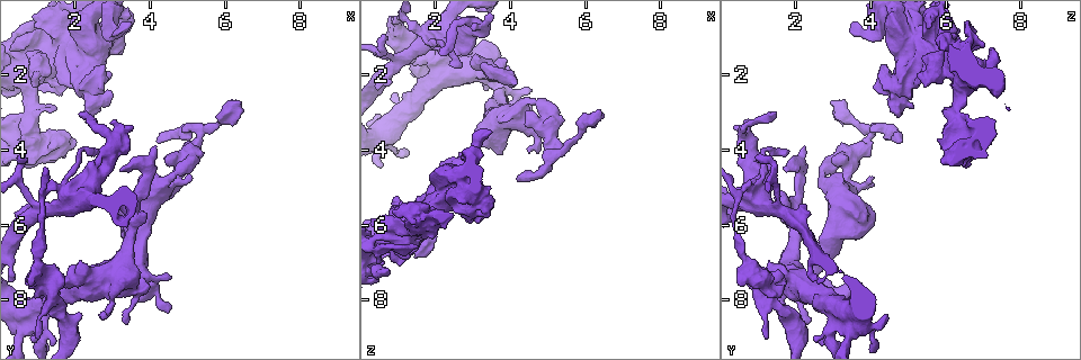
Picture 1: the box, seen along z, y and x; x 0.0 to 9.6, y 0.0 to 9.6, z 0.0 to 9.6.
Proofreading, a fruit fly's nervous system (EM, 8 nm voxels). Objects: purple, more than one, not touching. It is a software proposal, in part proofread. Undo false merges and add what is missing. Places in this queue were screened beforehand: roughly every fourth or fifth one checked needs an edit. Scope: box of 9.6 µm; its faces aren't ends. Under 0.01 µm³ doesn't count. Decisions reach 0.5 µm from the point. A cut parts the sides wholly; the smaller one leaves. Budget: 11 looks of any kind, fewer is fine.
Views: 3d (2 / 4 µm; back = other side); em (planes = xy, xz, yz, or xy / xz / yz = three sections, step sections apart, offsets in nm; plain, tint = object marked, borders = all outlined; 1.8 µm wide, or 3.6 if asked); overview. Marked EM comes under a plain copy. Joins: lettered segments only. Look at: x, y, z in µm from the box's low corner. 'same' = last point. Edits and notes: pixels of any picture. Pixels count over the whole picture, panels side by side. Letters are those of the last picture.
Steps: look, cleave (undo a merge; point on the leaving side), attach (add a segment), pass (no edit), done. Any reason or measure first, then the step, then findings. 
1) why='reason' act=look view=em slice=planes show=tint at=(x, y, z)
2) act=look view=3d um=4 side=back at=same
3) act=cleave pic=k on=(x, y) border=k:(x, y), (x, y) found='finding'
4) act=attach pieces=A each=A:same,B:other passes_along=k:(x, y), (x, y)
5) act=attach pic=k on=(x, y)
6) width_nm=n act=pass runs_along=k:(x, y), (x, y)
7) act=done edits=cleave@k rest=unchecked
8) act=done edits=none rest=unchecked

why='sharp bend' act=look view=3d um=4 at=(1.70, 0.60, 6.10)

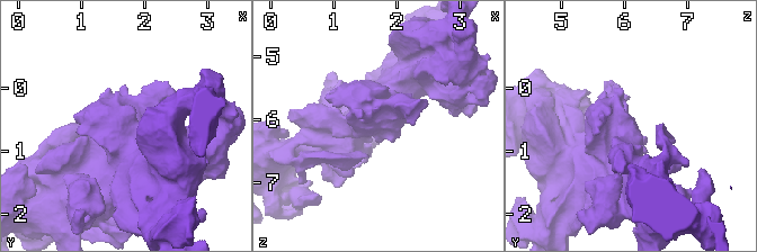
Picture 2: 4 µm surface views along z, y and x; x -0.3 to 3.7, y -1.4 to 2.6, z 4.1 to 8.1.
act=look view=em um=3.6 slice=xz step=16 show=tint at=(1.70, 0.60, 6.05)

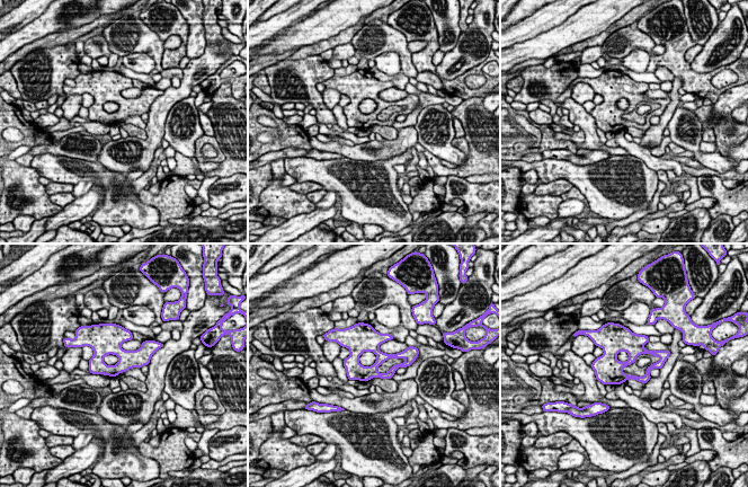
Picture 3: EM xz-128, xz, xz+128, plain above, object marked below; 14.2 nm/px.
why='cut it another way' act=look view=em um=3.6 slice=planes show=borders at=same

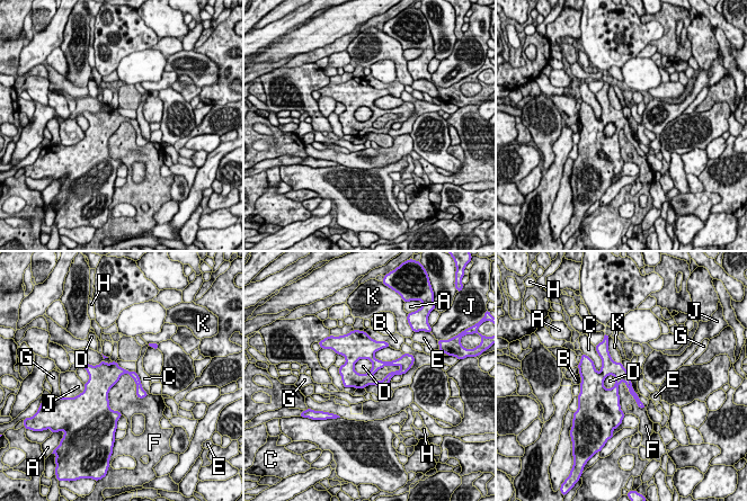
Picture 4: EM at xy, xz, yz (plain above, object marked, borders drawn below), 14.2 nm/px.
act=pass each=A:other,B:other,C:other,D:other,E:other,F:other,G:other,H:other,J:other,K:other found='one neuron here'

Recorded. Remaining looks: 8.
why='stops while still wide' act=look view=em slice=planes show=borders at=(1.75, 2.30, 6.20)

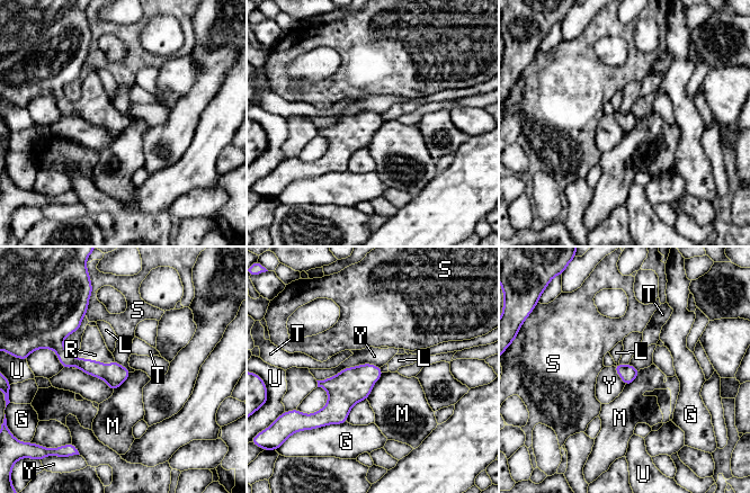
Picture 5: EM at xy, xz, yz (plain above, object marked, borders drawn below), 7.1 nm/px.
longest_contact=Y:460nm act=attach pieces=R each=G:other,L:other,M:other,R:same,S:other,T:other,U:other,Y:other found='the neuron continues'

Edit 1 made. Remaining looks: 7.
why='small branch off a trunk' act=look view=em um=3.6 slice=planes show=borders at=(1.95, 5.30, 0.90)

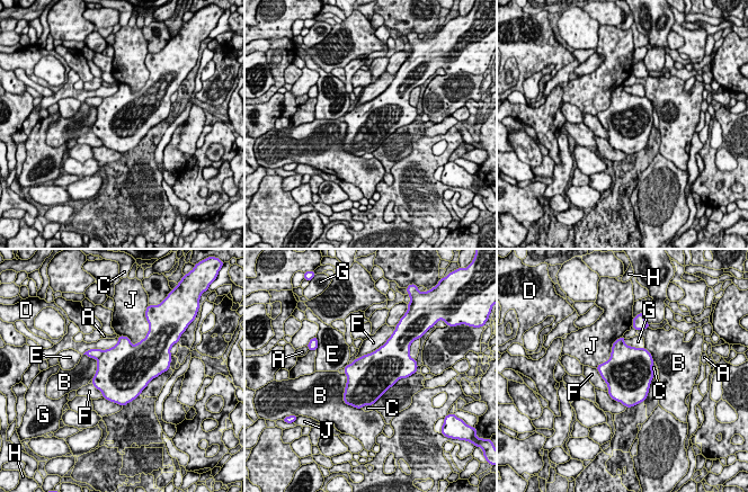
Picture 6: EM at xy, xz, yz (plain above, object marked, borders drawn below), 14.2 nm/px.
act=cleave pic=6 on=(95, 354) each=A:other,B:other,C:other,D:other,E:other,F:other,G:other,H:other,J:other border=6:(104, 350), (97, 359) found='a second neuron is stuck on'

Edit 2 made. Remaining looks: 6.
why='see it whole again' act=look view=overview

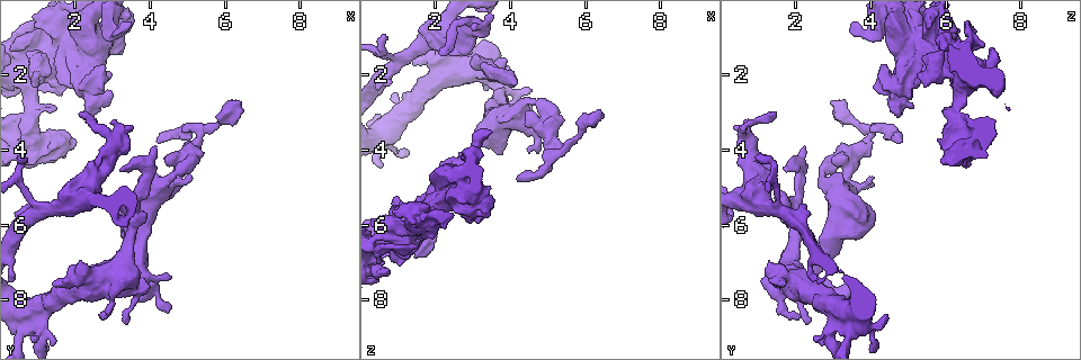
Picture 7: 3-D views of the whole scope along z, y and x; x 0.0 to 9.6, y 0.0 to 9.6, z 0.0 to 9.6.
why='an open end' act=look view=em slice=planes show=borders at=(4.50, 7.35, 2.45)

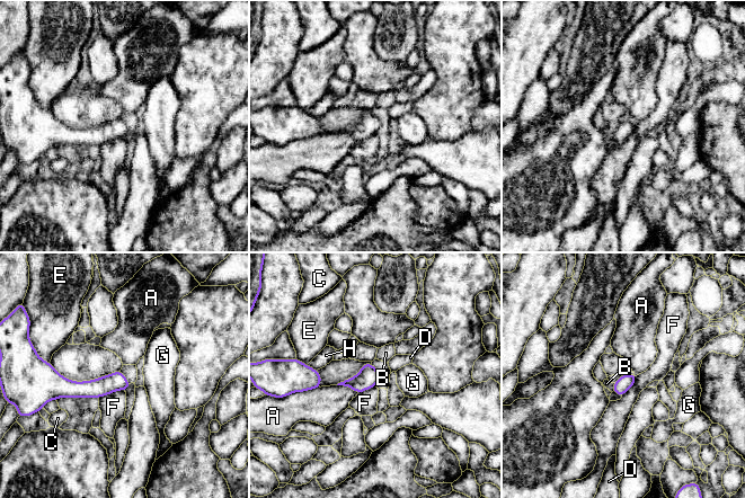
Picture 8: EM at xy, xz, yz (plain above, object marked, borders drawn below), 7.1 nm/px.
act=pass each=A:other,B:other,C:other,D:other,E:other,F:other,G:other,H:other found='no lettered segment goes on from it'

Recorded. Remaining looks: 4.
act=done edits=attach@5,cleave@6 rest=unchecked

